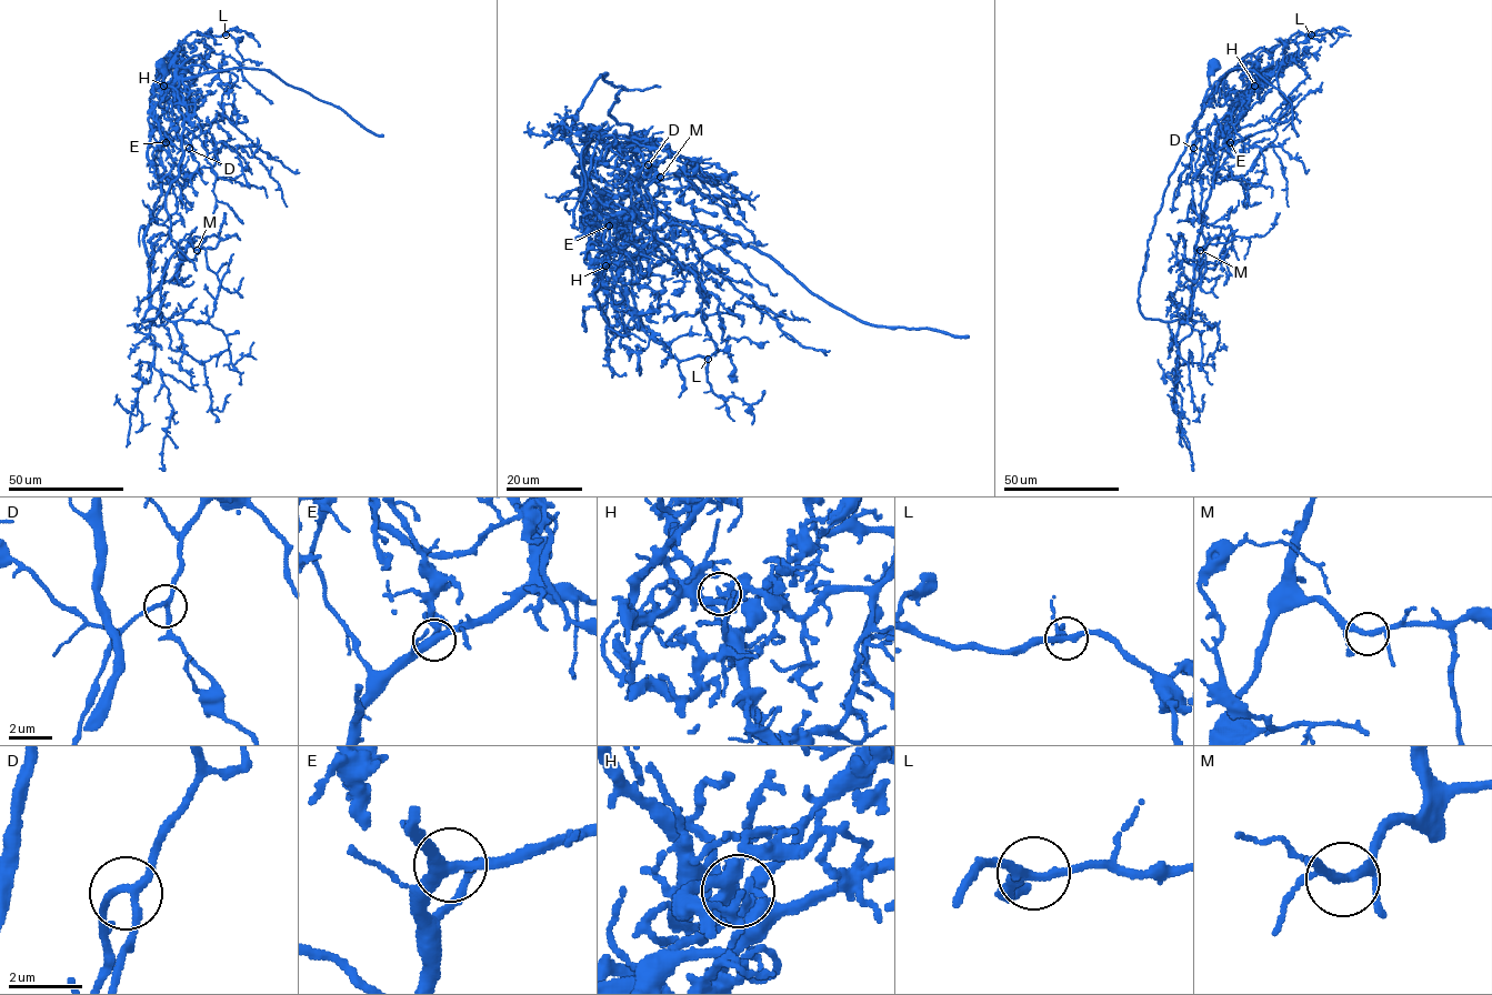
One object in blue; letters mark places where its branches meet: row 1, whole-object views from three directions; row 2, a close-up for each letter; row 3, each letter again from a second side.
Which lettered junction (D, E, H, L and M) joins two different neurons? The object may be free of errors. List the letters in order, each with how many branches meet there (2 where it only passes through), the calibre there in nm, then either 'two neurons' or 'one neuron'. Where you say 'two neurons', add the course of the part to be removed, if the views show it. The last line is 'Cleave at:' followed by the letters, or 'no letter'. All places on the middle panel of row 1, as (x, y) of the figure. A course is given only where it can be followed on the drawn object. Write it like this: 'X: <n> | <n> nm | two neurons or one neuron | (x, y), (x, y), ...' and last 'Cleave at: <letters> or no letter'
D: 3 | 190 nm | one neuron
E: 3 | 340 nm | one neuron
H: 3 | 240 nm | two neurons | (606, 267), (641, 252), (629, 235), (631, 212), (659, 211), (754, 247), (864, 323), (968, 335)
L: 3 | 240 nm | one neuron
M: 3 | 200 nm | one neuron
Cleave at: H

